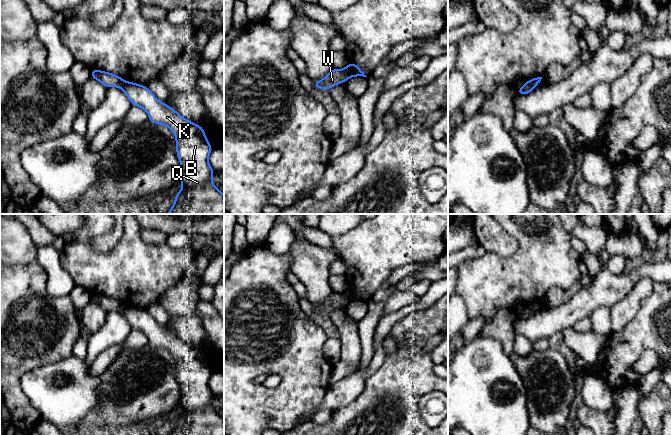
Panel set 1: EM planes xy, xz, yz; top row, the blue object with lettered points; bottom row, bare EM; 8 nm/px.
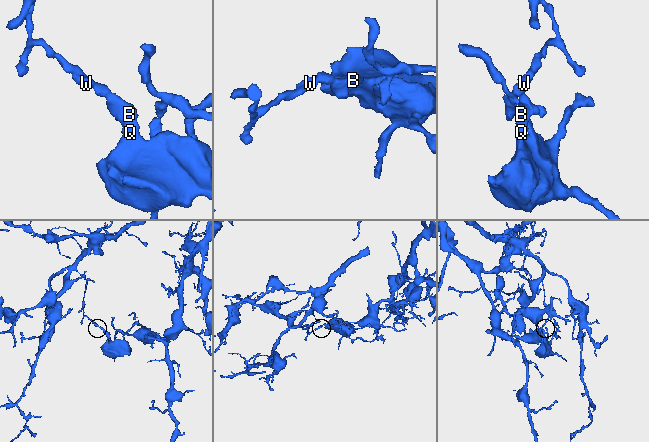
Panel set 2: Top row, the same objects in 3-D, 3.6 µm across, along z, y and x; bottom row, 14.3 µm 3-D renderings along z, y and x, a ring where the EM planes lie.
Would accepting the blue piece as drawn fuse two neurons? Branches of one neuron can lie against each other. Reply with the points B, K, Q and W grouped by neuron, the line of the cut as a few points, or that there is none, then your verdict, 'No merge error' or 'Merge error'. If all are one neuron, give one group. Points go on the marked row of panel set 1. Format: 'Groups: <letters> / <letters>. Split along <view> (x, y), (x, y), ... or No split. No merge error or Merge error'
Groups: B K Q / W. Split along xz (342, 70), (349, 77). Merge error

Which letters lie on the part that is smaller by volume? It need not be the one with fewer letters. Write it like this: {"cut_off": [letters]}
{"cut_off": ["B", "K", "Q"]}

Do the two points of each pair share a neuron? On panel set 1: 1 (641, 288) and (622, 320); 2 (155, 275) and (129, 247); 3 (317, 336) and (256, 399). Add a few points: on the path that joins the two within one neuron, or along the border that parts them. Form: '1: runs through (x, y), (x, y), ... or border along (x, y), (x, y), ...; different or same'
1: runs through (635, 296), (623, 312); same
2: runs through (148, 268), (134, 254); same
3: runs through (300, 356), (300, 372), (276, 396); same

